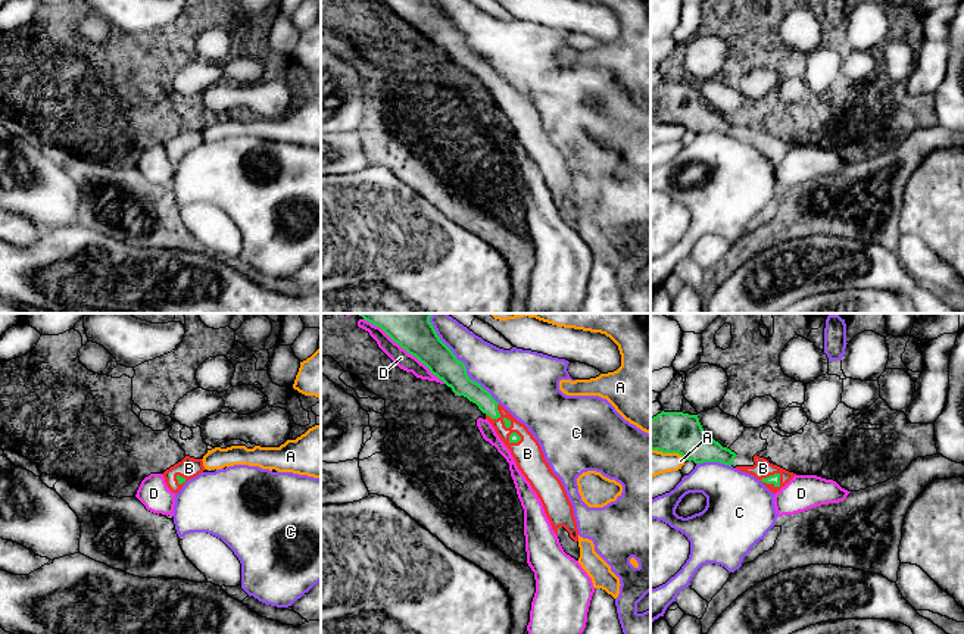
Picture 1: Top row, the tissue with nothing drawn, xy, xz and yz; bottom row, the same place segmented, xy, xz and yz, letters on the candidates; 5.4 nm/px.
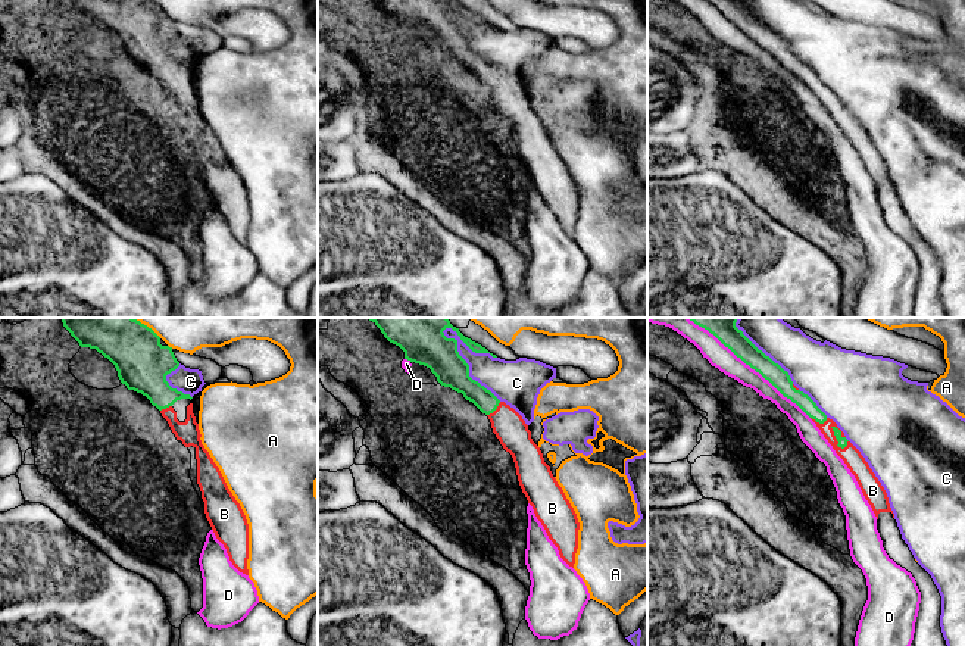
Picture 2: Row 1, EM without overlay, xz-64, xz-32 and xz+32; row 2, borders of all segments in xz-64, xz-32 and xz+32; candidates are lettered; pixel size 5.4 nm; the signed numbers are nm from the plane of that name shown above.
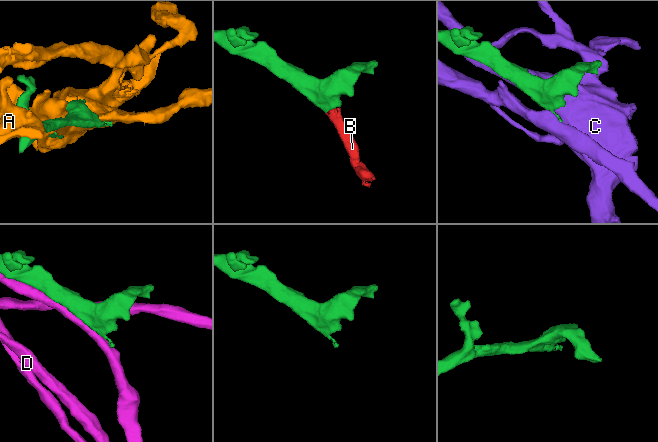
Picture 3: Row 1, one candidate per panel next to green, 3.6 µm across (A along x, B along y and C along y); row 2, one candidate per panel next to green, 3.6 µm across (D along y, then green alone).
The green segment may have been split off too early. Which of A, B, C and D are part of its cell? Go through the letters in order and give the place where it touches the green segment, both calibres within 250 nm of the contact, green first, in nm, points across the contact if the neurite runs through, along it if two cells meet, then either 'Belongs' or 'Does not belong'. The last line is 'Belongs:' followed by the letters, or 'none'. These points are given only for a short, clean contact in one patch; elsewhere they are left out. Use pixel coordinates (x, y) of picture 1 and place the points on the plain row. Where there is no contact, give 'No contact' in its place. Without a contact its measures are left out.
A: Touches green at yz (668, 122). Thickness 220 nm (green) against 140 nm. Does not belong
B: Touches green at xz (499, 87). Thickness 100 nm (green) against 160 nm. Belongs
C: Touches green at xz (465, 38). Thickness 170 nm (green) against 280 nm. Does not belong
D: Touches green at xz (414, 25). Thickness 170 nm (green) against 90 nm. Does not belong
Belongs: B

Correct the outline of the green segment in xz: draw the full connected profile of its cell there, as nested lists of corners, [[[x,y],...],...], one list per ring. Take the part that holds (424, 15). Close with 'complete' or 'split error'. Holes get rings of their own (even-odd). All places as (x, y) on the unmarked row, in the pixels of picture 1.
[[[383,0],[394,13],[424,34],[458,66],[475,74],[509,119],[518,140],[540,169],[545,184],[558,206],[564,197],[574,212],[578,200],[573,175],[561,150],[552,143],[539,112],[492,65],[467,44],[464,32],[440,10],[436,0]]] | split error

